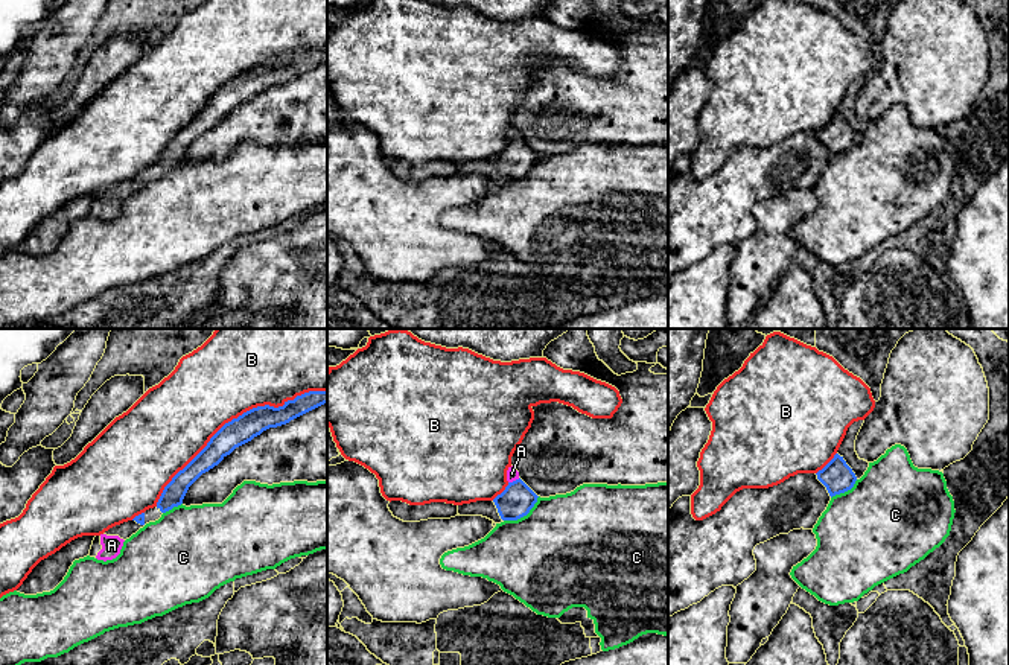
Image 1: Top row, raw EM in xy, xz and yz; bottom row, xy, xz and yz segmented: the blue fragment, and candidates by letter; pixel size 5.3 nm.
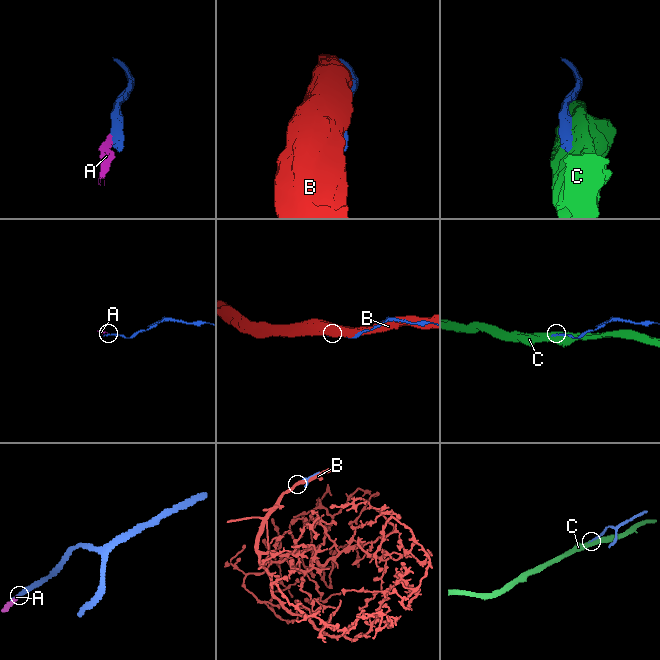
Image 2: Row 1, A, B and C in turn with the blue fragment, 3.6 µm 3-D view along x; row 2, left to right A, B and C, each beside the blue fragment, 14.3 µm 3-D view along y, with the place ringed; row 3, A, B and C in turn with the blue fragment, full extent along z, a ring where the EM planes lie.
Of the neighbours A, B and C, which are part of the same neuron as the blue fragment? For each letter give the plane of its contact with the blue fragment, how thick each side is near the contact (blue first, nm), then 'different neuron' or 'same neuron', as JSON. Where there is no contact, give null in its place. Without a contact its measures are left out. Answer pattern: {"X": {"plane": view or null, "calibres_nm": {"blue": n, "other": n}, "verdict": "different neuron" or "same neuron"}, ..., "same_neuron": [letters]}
{"A": {"plane": "xz", "calibres_nm": {"blue": 170, "other": 60}, "verdict": "same neuron"}, "B": {"plane": "xy", "calibres_nm": {"blue": 140, "other": 420}, "verdict": "different neuron"}, "C": {"plane": "xz", "calibres_nm": {"blue": 170, "other": 480}, "verdict": "different neuron"}, "same_neuron": ["A"]}

